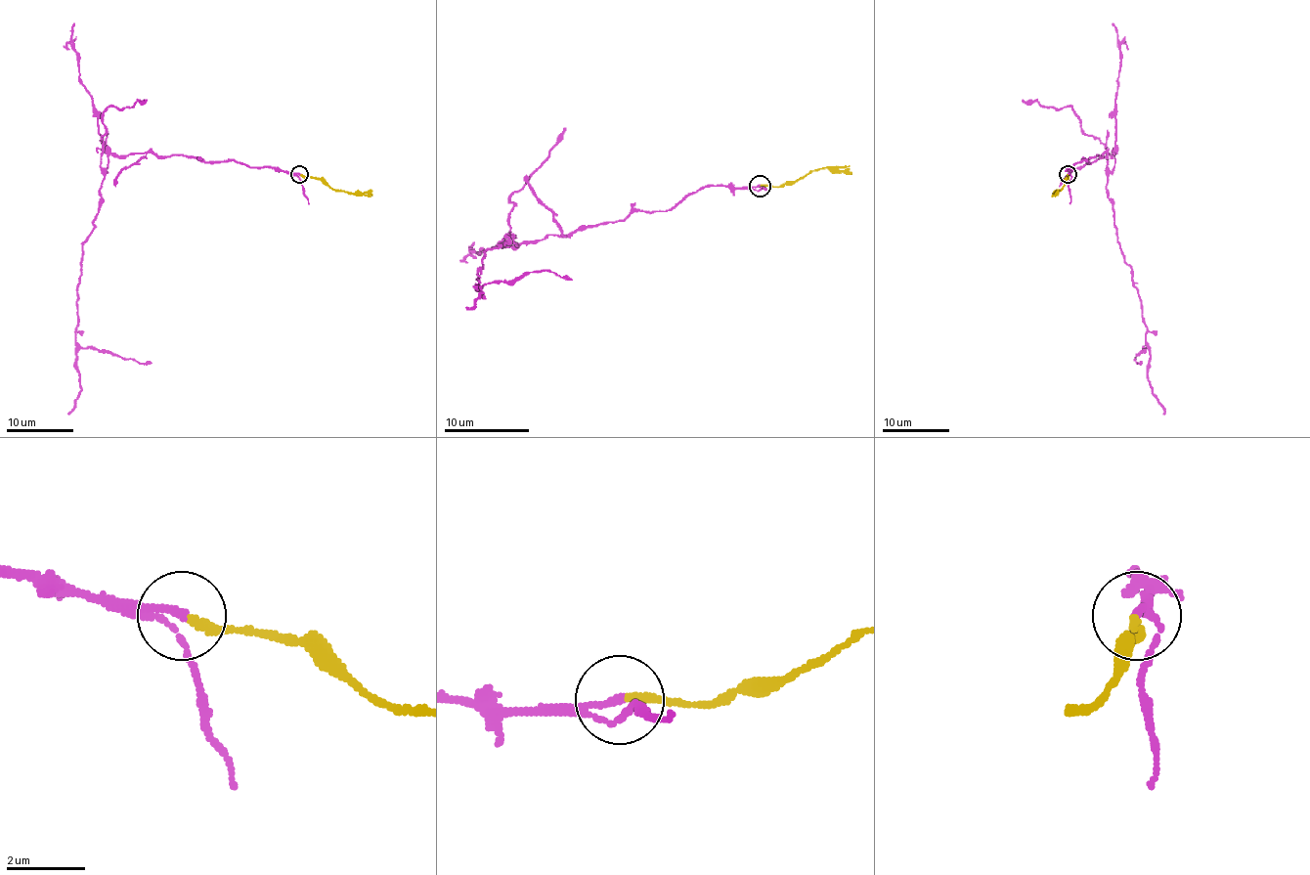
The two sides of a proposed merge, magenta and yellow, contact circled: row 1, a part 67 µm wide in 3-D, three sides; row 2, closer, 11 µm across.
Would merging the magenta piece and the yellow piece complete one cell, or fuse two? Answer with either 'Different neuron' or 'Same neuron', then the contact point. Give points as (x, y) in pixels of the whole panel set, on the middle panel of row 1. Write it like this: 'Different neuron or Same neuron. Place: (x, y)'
Different neuron. Place: (760, 186)

